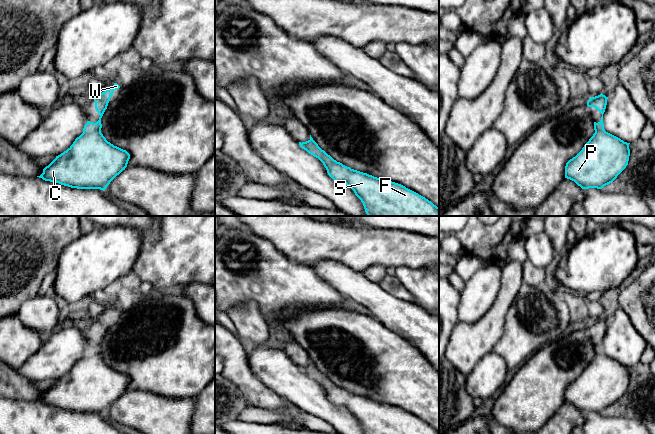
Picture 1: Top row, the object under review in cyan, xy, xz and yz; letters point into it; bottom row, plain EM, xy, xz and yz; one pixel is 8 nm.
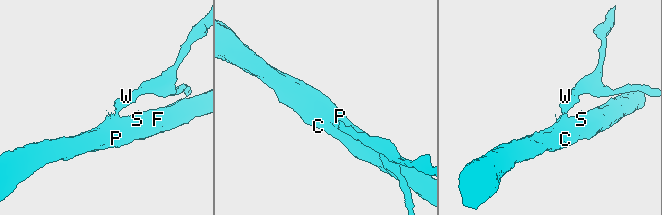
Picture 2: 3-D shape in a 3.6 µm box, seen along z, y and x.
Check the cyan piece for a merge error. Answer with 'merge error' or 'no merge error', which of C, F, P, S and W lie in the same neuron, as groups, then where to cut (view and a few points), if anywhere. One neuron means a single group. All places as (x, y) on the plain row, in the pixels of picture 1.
merge error; C F P S / W; cut in xy along (100, 355), (83, 357)

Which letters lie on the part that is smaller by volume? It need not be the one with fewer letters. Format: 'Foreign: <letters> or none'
Foreign: W

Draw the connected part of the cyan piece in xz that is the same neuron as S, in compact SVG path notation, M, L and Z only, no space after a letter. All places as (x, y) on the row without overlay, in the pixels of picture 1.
M312 364L301 367L305 374L314 374L313 380L318 382L327 394L328 399L336 406L349 410L363 427L365 434L439 434L439 431L418 417L405 410L380 403L343 389L334 384Z

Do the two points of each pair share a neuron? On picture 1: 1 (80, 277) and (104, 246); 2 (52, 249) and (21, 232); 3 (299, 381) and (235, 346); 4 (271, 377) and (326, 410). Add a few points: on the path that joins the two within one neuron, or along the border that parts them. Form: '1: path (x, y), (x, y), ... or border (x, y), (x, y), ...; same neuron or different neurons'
1: path (85, 269), (100, 254); same neuron
2: path (44, 241), (29, 240); same neuron
3: border (246, 350), (247, 363), (254, 374); different neurons
4: path (285, 378), (312, 399); same neuron

